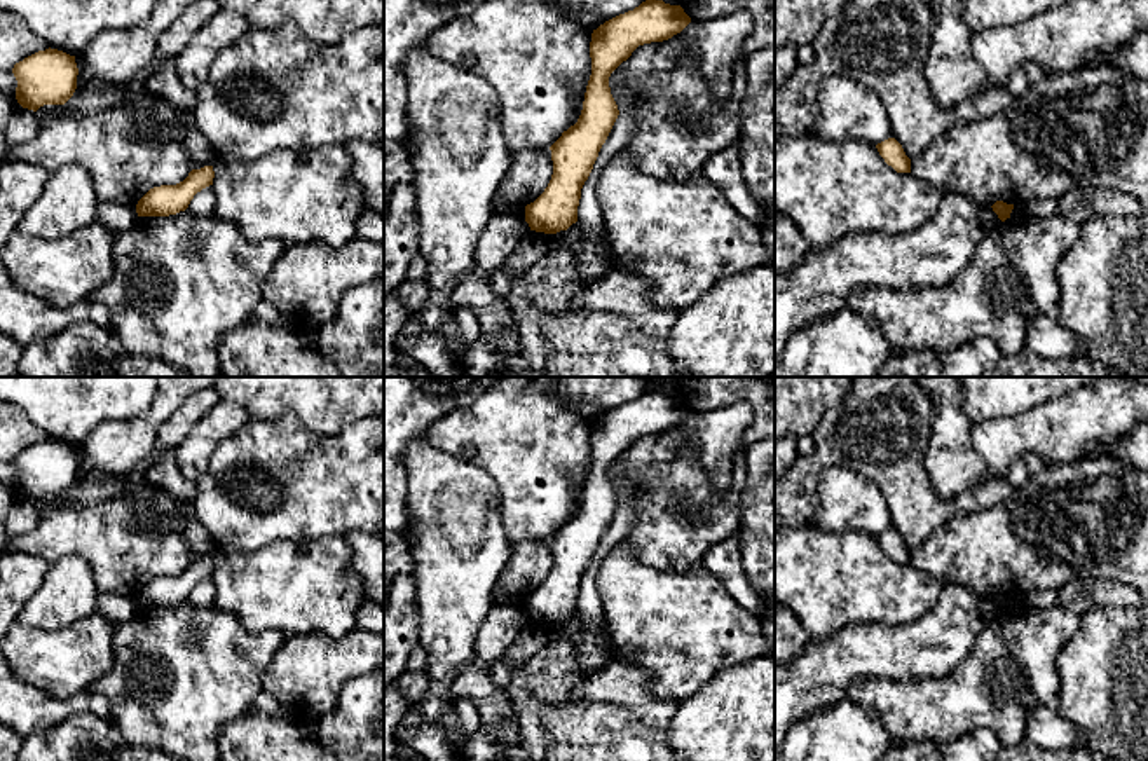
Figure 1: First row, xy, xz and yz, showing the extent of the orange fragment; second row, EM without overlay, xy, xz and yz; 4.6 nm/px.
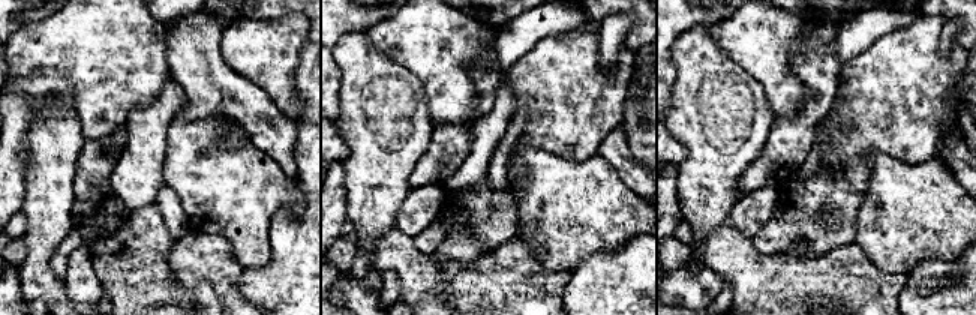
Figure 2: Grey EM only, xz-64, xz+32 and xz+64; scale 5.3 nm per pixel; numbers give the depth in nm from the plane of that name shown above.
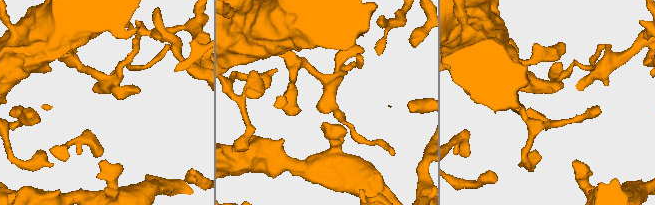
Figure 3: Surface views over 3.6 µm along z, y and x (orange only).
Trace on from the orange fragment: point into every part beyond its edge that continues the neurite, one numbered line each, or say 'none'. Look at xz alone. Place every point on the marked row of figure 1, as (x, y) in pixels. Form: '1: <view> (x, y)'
none

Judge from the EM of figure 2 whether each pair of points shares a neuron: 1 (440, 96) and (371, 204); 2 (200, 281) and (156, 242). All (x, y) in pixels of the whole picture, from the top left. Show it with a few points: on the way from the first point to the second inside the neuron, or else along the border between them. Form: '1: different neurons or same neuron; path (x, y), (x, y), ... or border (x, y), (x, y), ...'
1: different neurons; border (419, 80), (431, 123), (435, 128)
2: same neuron; path (189, 275), (167, 252)

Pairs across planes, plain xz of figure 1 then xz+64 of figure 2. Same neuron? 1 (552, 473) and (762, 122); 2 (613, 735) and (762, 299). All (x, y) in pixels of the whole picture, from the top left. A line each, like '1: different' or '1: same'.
1: different
2: same

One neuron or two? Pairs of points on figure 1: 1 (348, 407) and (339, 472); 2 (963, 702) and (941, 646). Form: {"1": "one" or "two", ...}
{"1": "two", "2": "two"}

